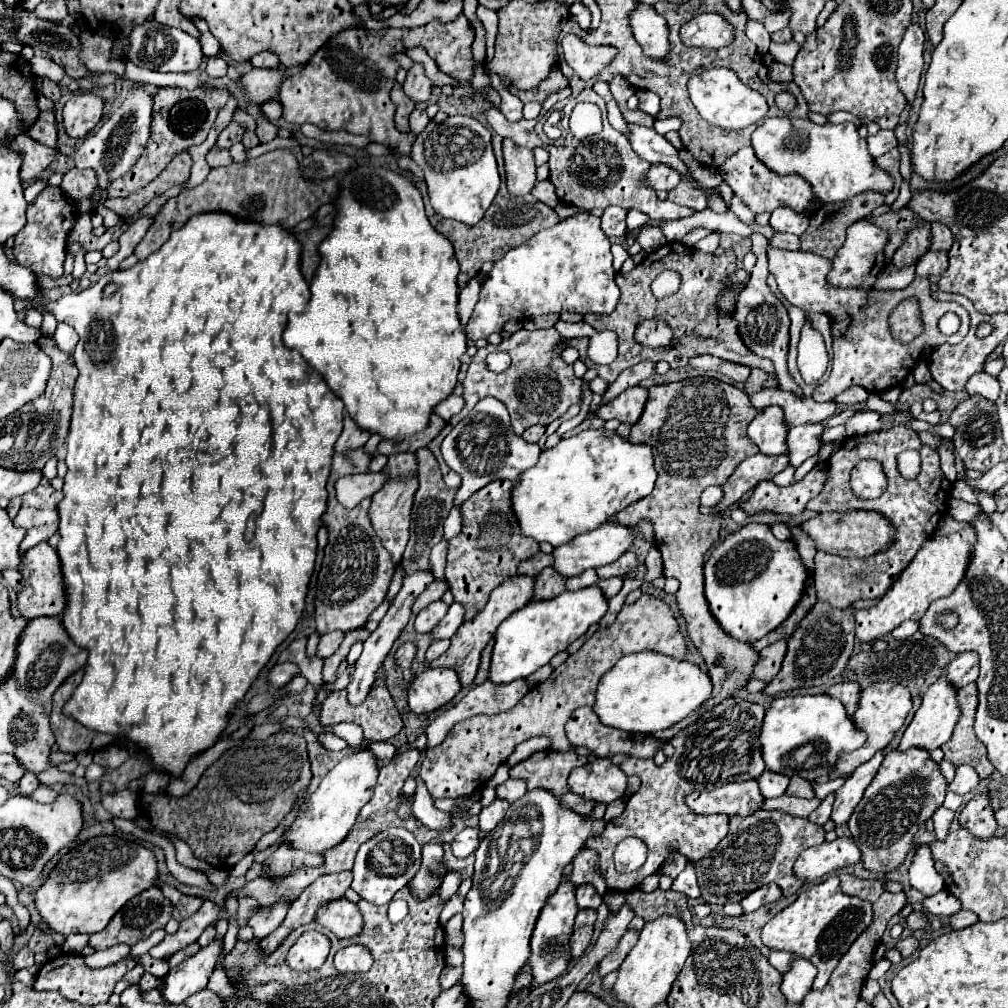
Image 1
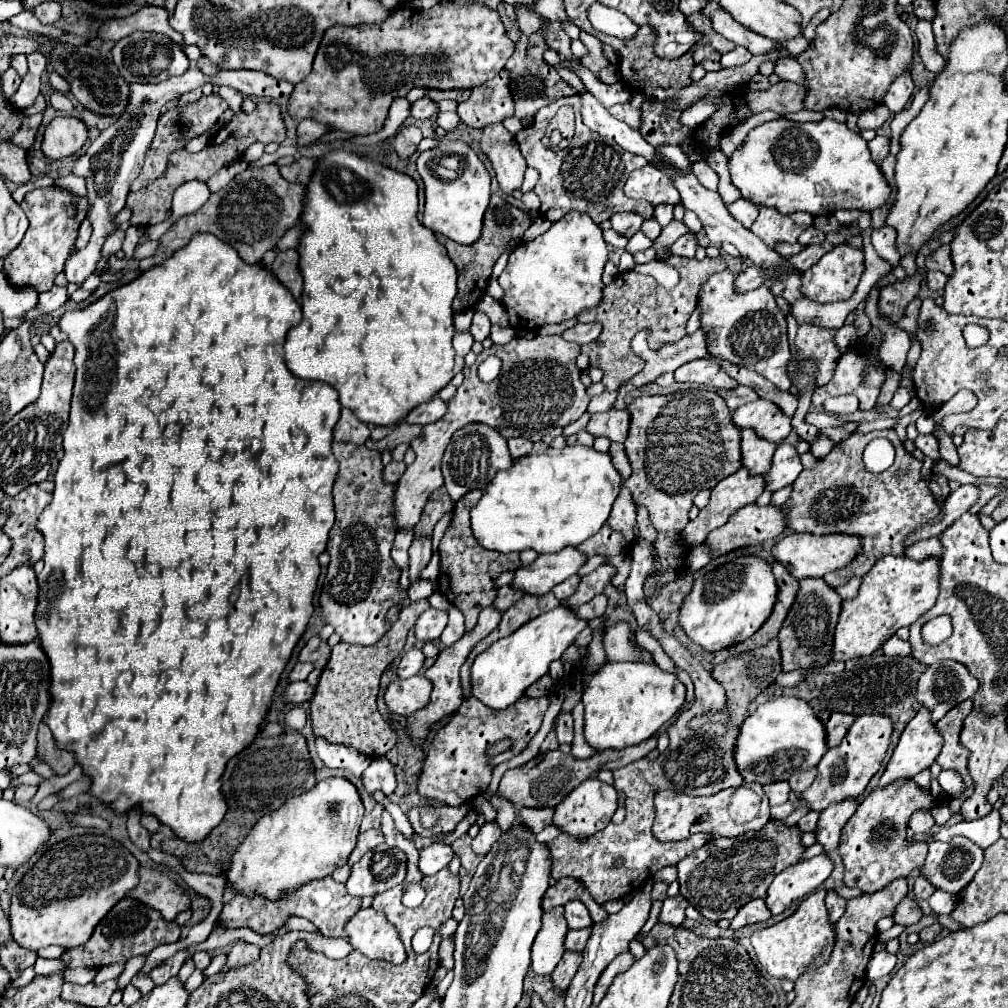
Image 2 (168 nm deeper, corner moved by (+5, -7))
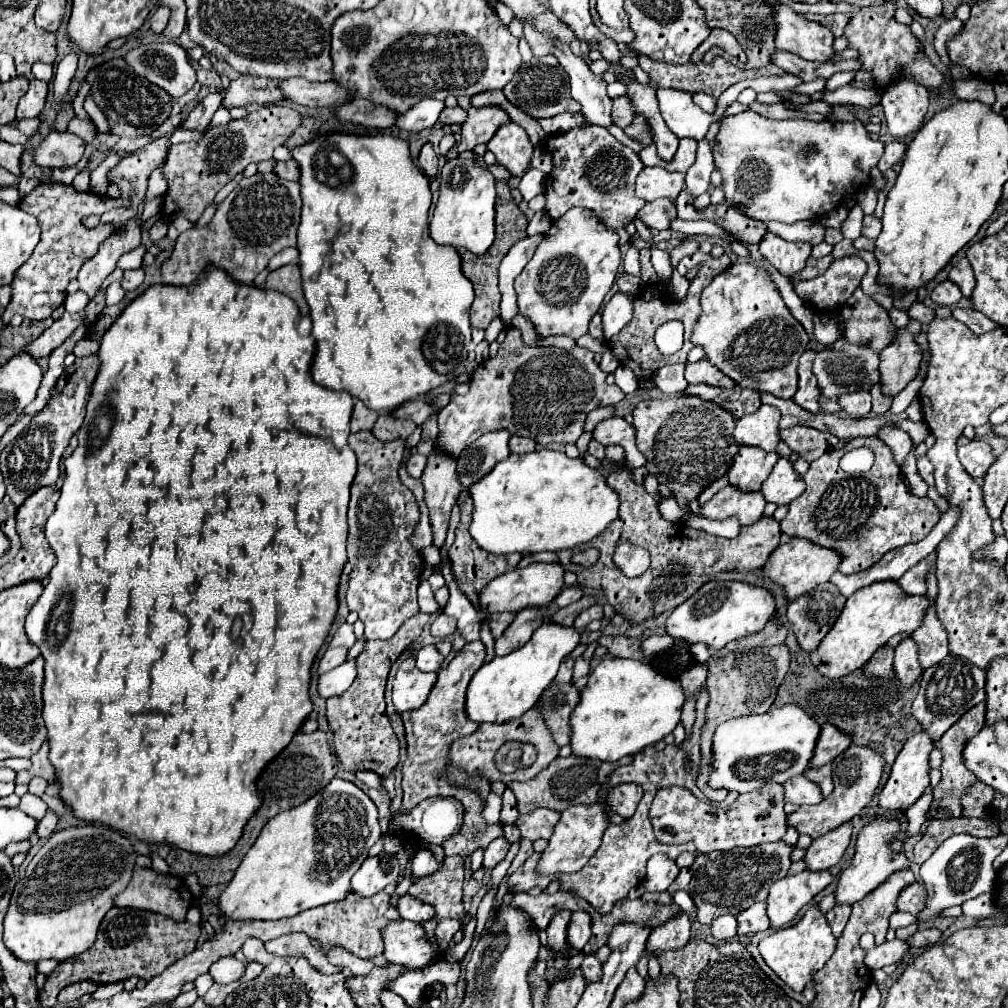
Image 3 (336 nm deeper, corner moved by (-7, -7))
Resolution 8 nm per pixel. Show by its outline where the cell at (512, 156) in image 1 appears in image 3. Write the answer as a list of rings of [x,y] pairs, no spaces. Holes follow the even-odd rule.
[[[515,123],[499,127],[493,139],[487,143],[487,149],[493,151],[497,163],[507,167],[515,177],[525,175],[525,171],[531,167],[531,157],[535,151],[525,129]]]

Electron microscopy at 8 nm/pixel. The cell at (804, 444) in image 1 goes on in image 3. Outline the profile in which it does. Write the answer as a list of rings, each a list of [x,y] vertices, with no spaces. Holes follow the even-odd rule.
[[[781,457],[777,465],[773,467],[771,475],[763,481],[761,493],[767,501],[773,501],[777,505],[787,505],[793,499],[797,499],[805,491],[803,477],[795,471],[793,461],[787,457]]]

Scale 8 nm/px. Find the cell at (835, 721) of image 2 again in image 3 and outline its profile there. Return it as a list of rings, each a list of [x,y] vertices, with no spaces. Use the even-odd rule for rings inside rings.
[[[825,723],[821,727],[821,739],[817,743],[817,755],[813,757],[811,767],[821,767],[831,763],[839,753],[843,753],[851,745],[851,735],[839,731],[837,727]]]

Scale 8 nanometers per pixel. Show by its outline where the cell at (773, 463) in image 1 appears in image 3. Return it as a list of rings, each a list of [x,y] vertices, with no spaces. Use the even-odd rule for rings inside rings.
[[[727,485],[715,495],[715,499],[711,499],[701,507],[701,515],[709,519],[727,519],[735,515],[741,525],[749,525],[763,515],[765,503],[767,501],[765,497],[759,495],[759,491],[745,493],[745,491],[737,491],[735,485]]]

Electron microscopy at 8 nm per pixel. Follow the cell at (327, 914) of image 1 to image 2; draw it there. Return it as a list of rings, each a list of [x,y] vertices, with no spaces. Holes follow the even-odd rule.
[[[361,909],[355,917],[351,917],[345,931],[349,933],[349,943],[353,949],[369,959],[383,959],[393,965],[407,959],[397,929],[377,909]]]

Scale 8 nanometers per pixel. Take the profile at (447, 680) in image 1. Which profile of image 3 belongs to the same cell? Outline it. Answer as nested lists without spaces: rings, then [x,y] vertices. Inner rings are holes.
[[[413,657],[405,659],[399,665],[395,681],[393,681],[395,709],[399,713],[409,711],[409,709],[419,709],[427,701],[435,681],[437,681],[437,673],[423,673],[415,667]]]

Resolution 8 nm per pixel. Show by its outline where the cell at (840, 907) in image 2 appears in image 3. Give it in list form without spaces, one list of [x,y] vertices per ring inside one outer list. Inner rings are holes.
[[[845,903],[845,905],[835,905],[835,907],[827,913],[827,921],[829,921],[835,937],[839,937],[839,935],[843,933],[845,923],[847,923],[847,919],[849,919],[849,913],[851,913],[851,905],[847,905],[847,903]]]

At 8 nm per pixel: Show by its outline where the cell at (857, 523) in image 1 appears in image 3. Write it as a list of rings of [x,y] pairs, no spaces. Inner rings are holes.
[[[793,537],[793,539],[789,539],[787,543],[779,545],[779,547],[771,553],[771,557],[769,557],[769,561],[765,563],[763,571],[765,571],[765,577],[769,577],[769,579],[777,581],[779,585],[783,585],[787,599],[793,601],[793,599],[797,599],[799,595],[803,595],[805,591],[811,591],[813,587],[817,587],[817,585],[829,581],[829,577],[837,571],[841,559],[843,559],[843,557],[841,557],[837,551],[833,551],[833,549],[819,547],[819,545],[815,545],[813,541],[809,541],[809,539]]]

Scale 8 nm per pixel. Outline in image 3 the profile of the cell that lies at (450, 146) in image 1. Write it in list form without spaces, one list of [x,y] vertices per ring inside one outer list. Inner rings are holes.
[[[449,159],[441,169],[439,201],[429,223],[435,243],[467,249],[475,255],[485,253],[495,237],[495,177],[471,159]]]

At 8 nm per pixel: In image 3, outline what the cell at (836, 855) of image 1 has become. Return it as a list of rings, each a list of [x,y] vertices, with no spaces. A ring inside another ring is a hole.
[[[803,871],[773,883],[767,897],[767,915],[771,919],[771,927],[785,927],[799,913],[799,909],[811,903],[811,899],[831,881],[833,875],[829,871]]]

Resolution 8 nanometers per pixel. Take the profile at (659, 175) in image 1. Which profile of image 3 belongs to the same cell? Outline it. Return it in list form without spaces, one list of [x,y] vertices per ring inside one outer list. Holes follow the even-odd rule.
[[[645,167],[637,175],[637,197],[645,201],[655,201],[659,197],[667,197],[671,201],[677,199],[677,195],[685,187],[685,175],[683,173],[669,173],[663,167]]]

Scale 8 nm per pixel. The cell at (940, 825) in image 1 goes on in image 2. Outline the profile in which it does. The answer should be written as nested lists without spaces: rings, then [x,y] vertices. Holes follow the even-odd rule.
[[[953,837],[947,843],[929,843],[929,853],[919,873],[941,891],[959,895],[983,865],[983,849],[967,837]]]

